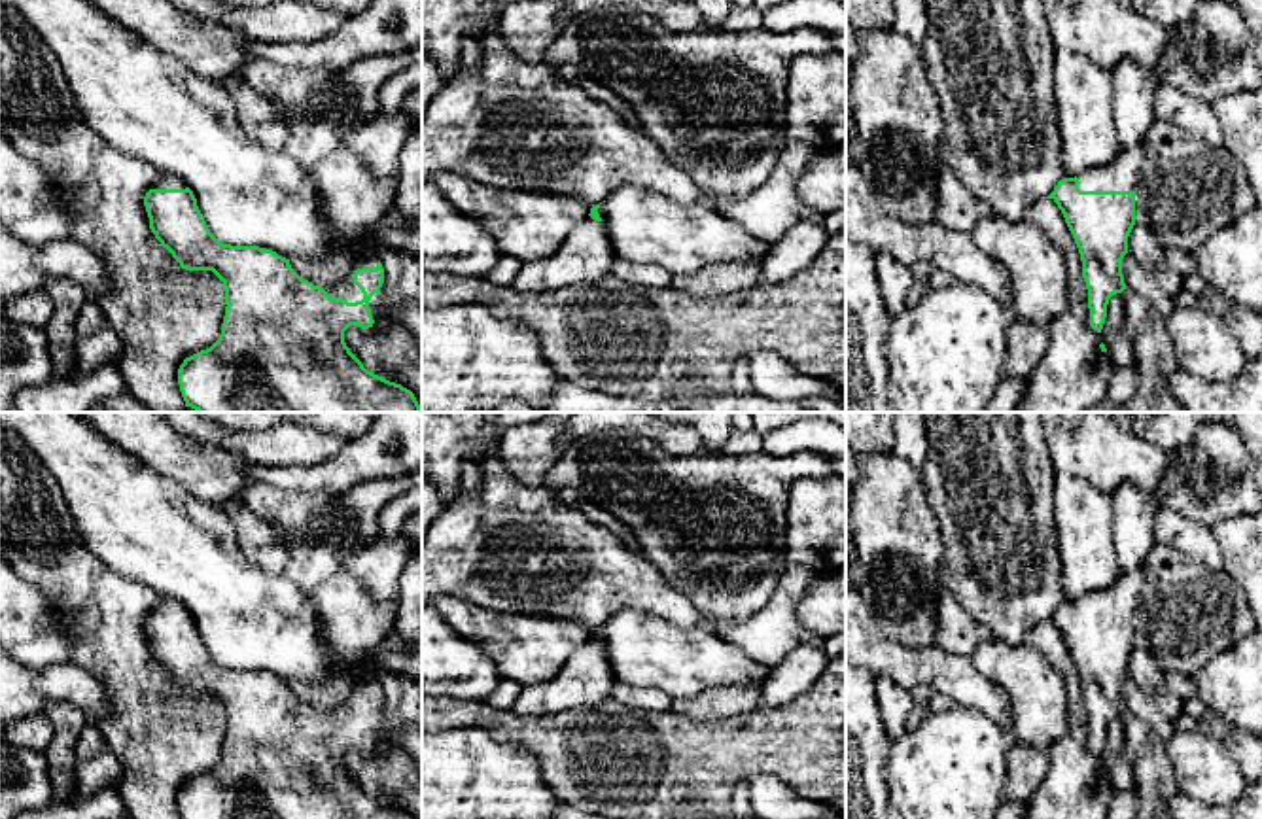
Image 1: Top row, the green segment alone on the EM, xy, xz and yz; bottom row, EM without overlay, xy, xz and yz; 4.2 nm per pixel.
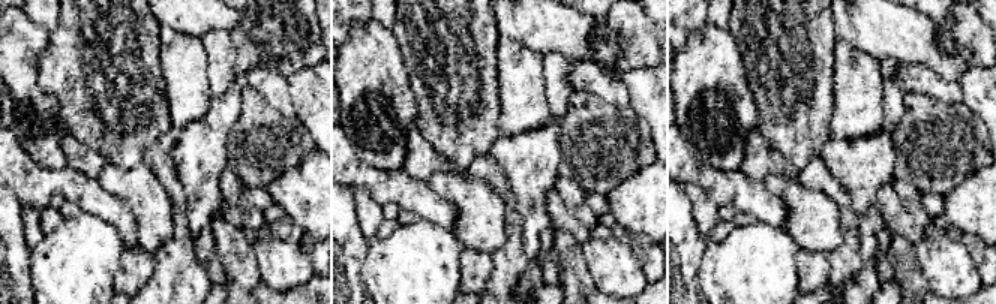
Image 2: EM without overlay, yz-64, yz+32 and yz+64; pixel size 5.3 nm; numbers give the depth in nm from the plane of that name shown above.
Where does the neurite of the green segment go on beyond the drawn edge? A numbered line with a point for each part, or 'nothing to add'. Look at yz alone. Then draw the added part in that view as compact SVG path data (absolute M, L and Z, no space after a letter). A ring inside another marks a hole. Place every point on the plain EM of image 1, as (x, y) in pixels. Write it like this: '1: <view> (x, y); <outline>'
1: yz (1121, 598); M1147 564L1133 571L1122 571L1118 579L1103 590L1086 594L1078 601L1080 615L1135 615L1139 592L1145 583Z

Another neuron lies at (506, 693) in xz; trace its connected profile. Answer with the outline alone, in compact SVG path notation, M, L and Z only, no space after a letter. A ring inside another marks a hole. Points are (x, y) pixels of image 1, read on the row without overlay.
M501 679L494 690L484 698L488 706L511 709L522 690L522 685L511 679Z

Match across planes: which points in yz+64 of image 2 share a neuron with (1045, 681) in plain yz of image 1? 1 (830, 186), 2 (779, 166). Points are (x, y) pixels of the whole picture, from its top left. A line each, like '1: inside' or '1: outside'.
1: outside
2: outside

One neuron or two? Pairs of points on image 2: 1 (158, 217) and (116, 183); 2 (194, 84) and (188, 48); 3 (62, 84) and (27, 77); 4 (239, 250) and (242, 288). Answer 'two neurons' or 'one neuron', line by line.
1: one neuron
2: one neuron
3: two neurons
4: one neuron

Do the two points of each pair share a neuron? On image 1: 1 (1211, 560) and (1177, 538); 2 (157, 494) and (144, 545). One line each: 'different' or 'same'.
1: same
2: same

